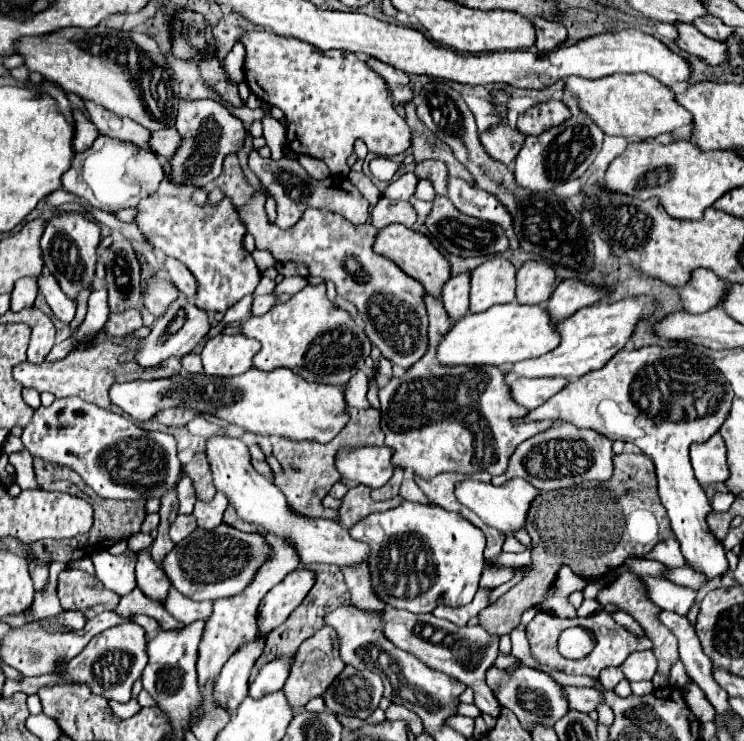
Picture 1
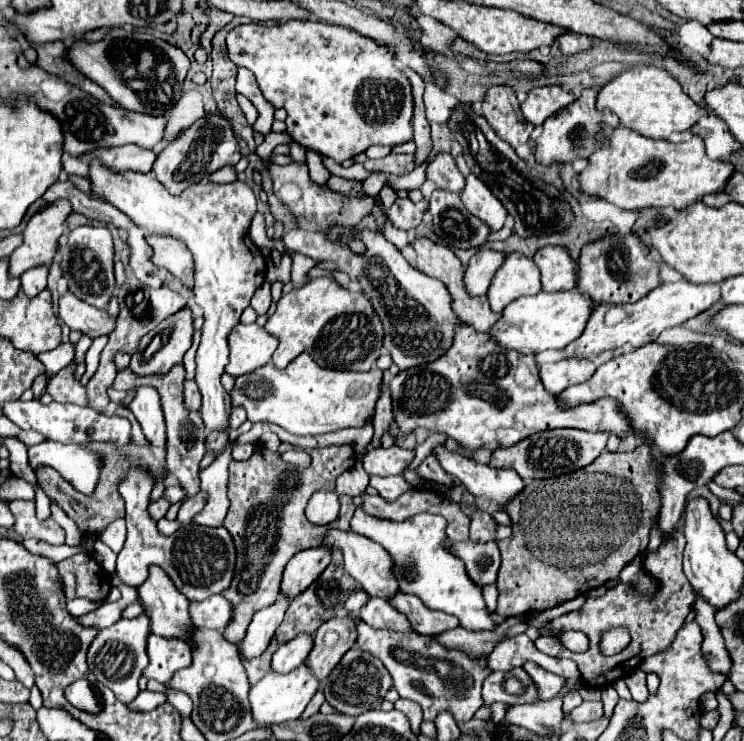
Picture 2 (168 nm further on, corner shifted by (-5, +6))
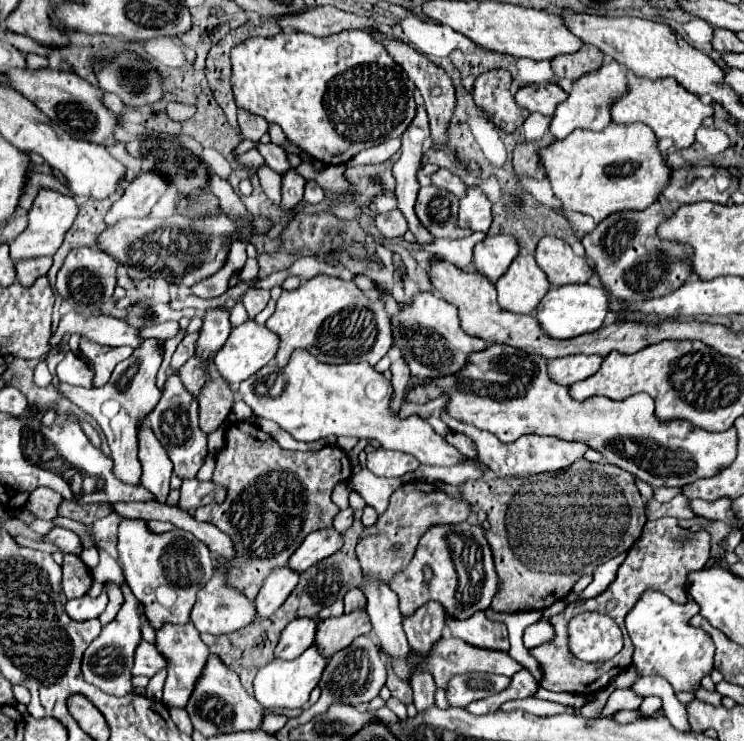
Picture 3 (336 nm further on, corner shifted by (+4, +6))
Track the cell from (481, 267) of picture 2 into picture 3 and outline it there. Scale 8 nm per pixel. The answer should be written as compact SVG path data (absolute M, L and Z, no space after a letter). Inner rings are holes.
M496 235L486 237L474 247L474 267L492 283L510 267L512 259L518 255L518 245L514 237Z

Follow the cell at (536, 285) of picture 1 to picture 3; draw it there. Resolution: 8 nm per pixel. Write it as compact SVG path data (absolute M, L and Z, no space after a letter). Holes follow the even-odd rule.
M556 237L540 239L536 247L536 263L546 273L552 287L586 283L592 269L584 257L578 257L568 243Z

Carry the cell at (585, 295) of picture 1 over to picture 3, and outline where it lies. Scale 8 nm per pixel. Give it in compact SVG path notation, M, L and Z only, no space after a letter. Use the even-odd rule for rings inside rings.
M656 201L642 211L622 211L606 217L582 239L586 259L610 297L620 301L654 299L672 293L678 285L692 277L692 269L686 263L680 263L680 259L692 253L692 249L688 245L676 245L656 237L656 227L670 215L672 211L662 209Z

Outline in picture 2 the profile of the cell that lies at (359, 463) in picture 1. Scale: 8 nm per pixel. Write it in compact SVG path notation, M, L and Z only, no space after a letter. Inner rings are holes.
M397 445L389 447L389 449L373 449L365 455L363 459L363 467L369 475L379 475L379 477L387 477L387 475L403 475L405 469L409 467L409 463L415 457L415 449L401 449Z

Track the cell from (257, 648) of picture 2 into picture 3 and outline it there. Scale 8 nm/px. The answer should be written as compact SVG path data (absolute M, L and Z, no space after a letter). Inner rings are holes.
M288 567L274 569L266 577L266 581L256 597L256 621L276 613L276 609L280 609L280 605L284 605L284 601L288 599L288 595L296 587L296 583L298 583L298 575L292 573Z

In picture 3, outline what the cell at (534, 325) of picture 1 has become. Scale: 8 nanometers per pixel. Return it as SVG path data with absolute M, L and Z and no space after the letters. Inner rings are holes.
M564 285L564 287L552 287L540 305L536 307L536 321L540 321L540 329L548 333L548 337L560 341L560 339L572 339L584 333L592 333L604 325L608 313L608 297L602 287L592 285Z

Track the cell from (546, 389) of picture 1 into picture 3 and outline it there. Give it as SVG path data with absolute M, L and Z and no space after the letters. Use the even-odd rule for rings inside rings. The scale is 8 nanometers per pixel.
M568 355L562 359L548 361L548 375L558 385L572 385L598 371L602 357L598 355Z

